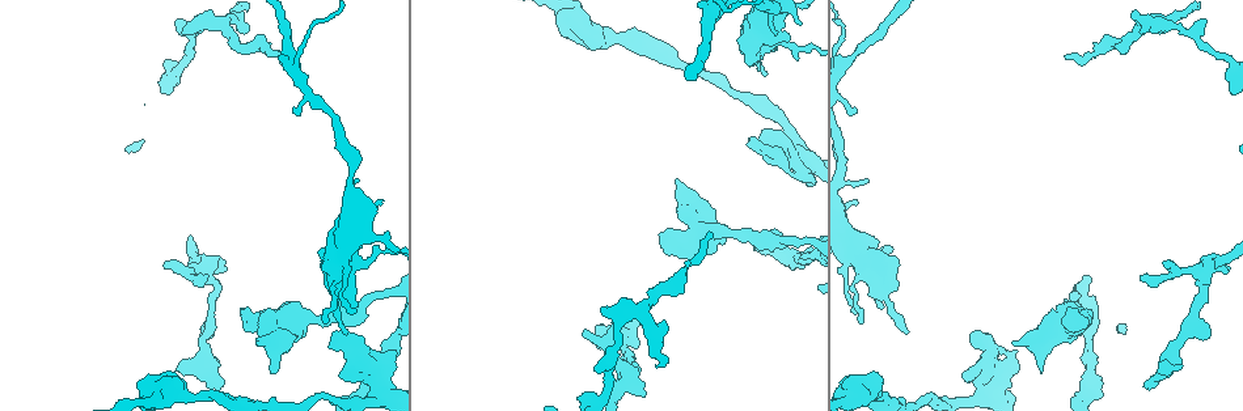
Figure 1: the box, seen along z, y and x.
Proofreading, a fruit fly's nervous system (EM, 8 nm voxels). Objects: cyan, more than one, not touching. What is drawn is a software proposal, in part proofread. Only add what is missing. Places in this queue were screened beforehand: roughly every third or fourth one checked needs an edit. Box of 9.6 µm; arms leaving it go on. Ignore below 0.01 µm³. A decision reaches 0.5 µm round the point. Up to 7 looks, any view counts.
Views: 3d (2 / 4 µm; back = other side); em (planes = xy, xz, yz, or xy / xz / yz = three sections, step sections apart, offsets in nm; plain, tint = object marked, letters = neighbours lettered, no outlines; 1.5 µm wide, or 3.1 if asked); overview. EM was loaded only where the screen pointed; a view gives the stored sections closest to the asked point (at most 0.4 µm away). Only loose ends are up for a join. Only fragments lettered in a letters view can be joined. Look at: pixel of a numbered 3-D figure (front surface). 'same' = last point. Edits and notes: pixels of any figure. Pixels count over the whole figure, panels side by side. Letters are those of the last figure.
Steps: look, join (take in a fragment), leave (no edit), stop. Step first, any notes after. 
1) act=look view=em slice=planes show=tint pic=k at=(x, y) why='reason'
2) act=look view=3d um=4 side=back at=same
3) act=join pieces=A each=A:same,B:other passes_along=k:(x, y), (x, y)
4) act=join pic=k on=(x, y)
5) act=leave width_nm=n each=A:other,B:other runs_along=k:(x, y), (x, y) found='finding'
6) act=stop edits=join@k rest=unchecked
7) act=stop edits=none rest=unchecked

act=look view=em slice=xz step=8 show=tint pic=1 at=(1078, 311) why='stops while still wide'

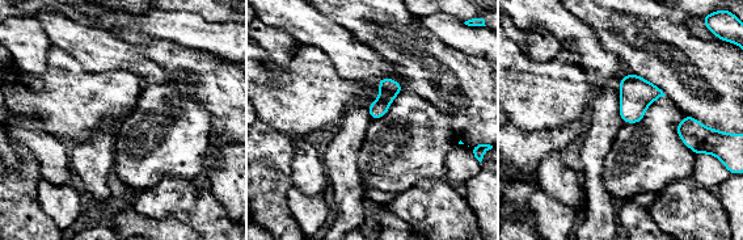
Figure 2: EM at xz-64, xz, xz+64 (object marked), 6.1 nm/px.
act=look view=em slice=planes show=letters at=same why='cut it another way'

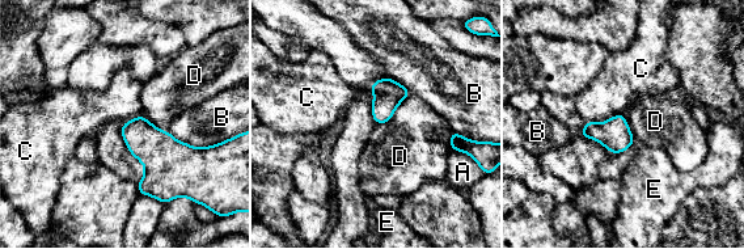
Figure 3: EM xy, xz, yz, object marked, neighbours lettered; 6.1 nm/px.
act=leave each=A:other,B:other,C:other,D:other,E:other border=3:(410, 93), (387, 122), (376, 125) found='none of them fits'

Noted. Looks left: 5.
act=look view=em slice=planes show=plain pic=1 at=(257, 345) why='stops while still wide'

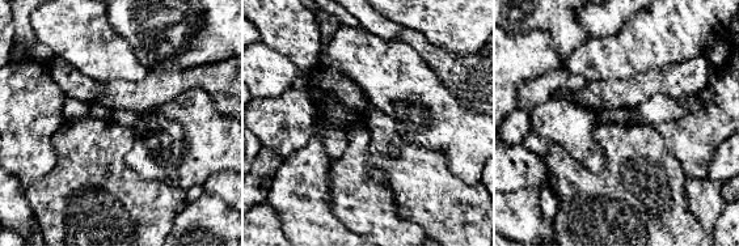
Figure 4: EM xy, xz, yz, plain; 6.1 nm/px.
act=look view=em slice=planes show=letters at=same

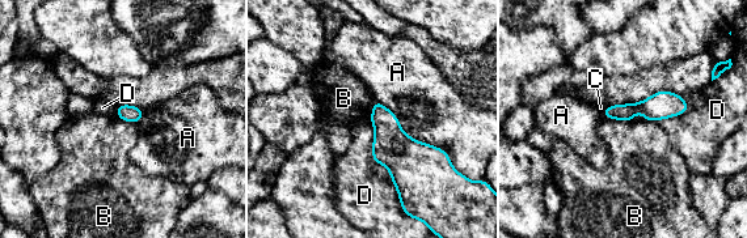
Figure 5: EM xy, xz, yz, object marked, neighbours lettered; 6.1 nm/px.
act=leave each=A:other,B:other,C:other,D:other runs_along=5:(684, 106), (607, 113) found='none of them fits'

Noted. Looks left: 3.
act=look view=em slice=xz step=8 show=tint pic=1 at=(328, 347) why='thick end'

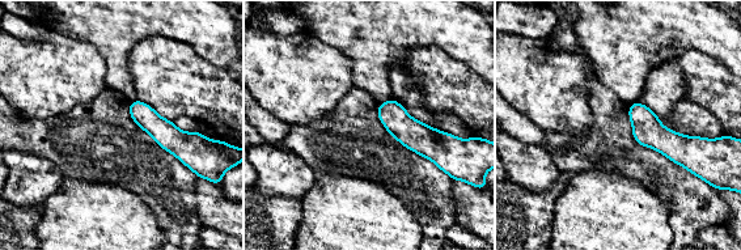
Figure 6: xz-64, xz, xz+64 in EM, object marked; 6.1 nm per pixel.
act=look view=em slice=planes show=letters at=same

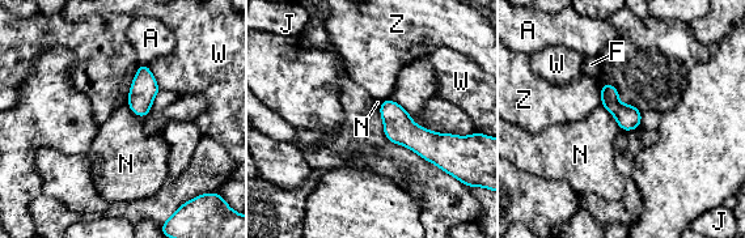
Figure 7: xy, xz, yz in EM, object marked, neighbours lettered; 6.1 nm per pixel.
act=leave longest_contact=N:200nm each=A:other,F:other,J:other,N:other,W:other,Z:other border=7:(601, 103), (621, 130) found='none of them fits'

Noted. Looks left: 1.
act=stop edits=none rest=unchecked

